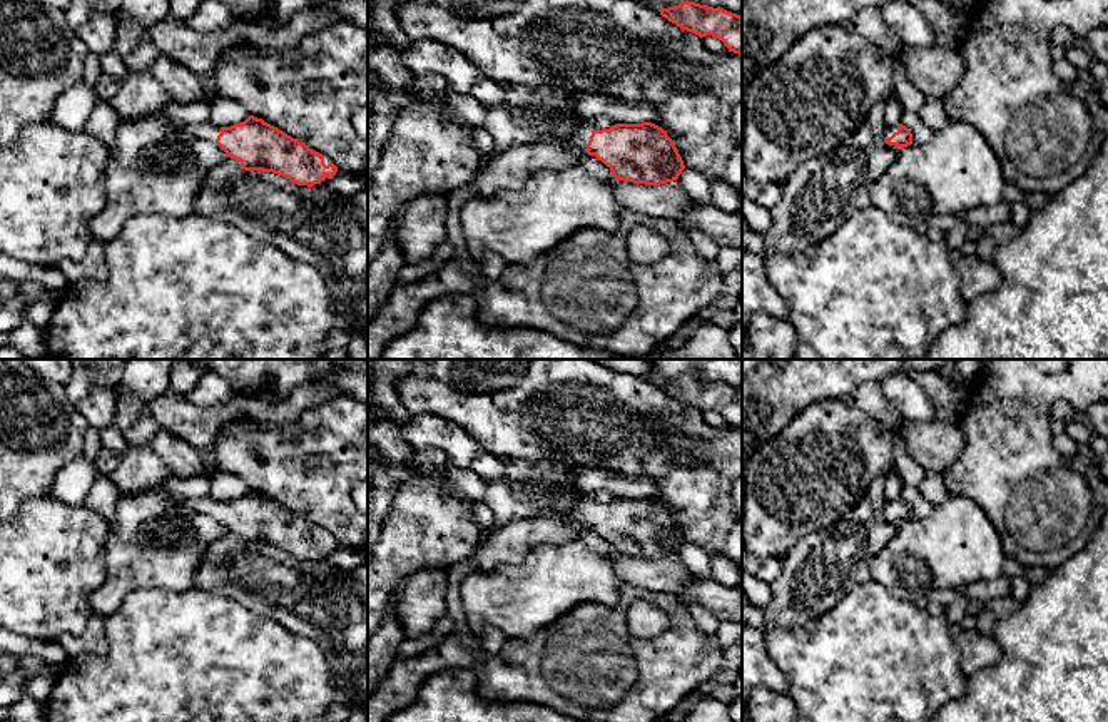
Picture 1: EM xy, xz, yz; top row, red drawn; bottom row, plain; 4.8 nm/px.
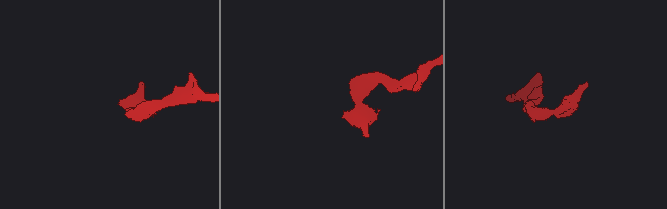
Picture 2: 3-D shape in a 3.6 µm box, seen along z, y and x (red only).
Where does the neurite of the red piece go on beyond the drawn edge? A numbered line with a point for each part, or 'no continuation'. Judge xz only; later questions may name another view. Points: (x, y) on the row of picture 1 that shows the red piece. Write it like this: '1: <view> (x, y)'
1: xz (505, 171)

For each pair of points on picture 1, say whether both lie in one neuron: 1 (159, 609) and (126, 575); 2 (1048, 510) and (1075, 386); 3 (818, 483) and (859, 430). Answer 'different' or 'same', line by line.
1: different
2: same
3: same

